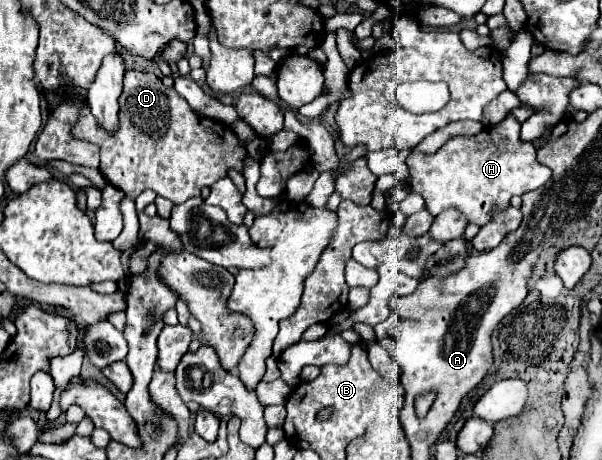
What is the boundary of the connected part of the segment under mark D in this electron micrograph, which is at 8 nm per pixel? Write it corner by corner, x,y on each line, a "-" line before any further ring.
127,72
119,104
121,128
115,136
107,136
107,132
95,124
87,104
73,134
99,144
101,174
109,184
123,190
127,198
135,200
143,190
151,188
159,196
181,204
191,196
199,196
203,186
213,186
225,178
229,168
243,168
245,148
239,144
235,132
223,122
201,118
175,88
167,88
155,74

